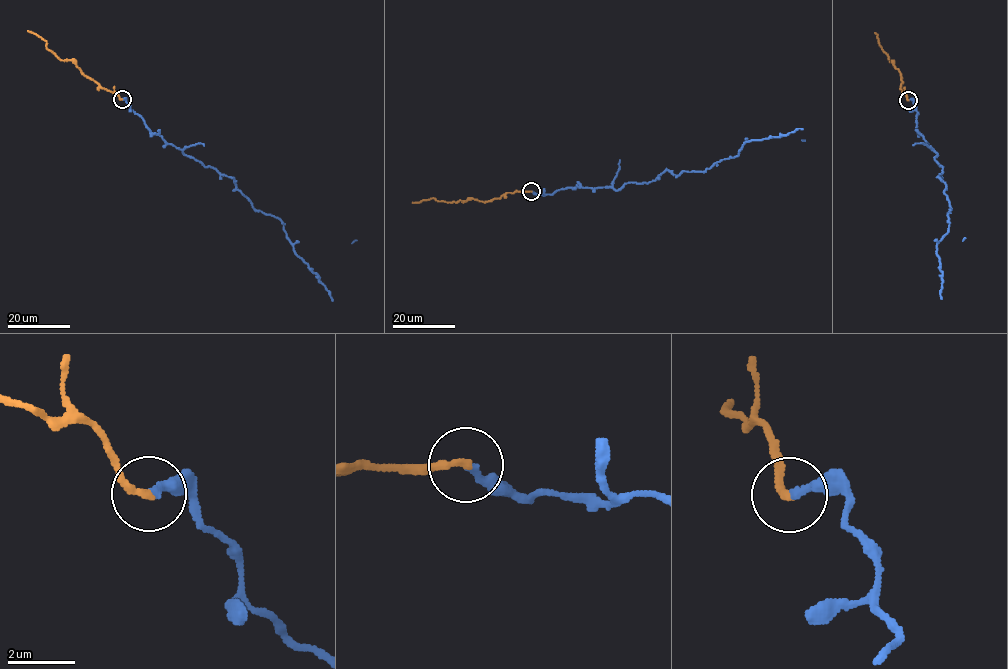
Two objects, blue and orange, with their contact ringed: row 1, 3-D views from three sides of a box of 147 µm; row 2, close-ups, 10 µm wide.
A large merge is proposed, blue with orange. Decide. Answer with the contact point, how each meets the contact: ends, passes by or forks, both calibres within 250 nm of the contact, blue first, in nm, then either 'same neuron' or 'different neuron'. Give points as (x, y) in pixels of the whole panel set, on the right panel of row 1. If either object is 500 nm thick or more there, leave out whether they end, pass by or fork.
place (908, 100); blue ends; orange ends; calibres 240 and 200 nm; same neuron

